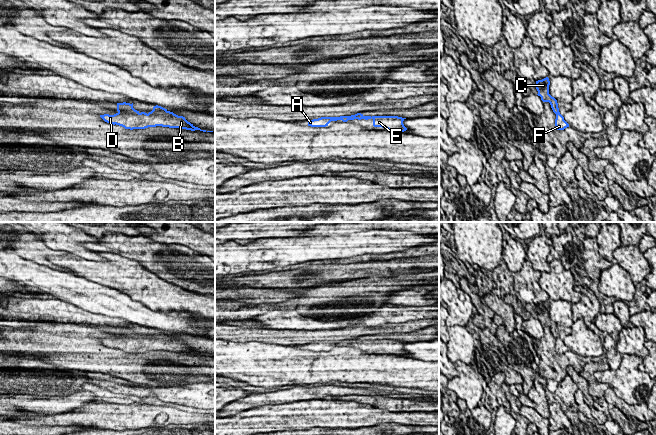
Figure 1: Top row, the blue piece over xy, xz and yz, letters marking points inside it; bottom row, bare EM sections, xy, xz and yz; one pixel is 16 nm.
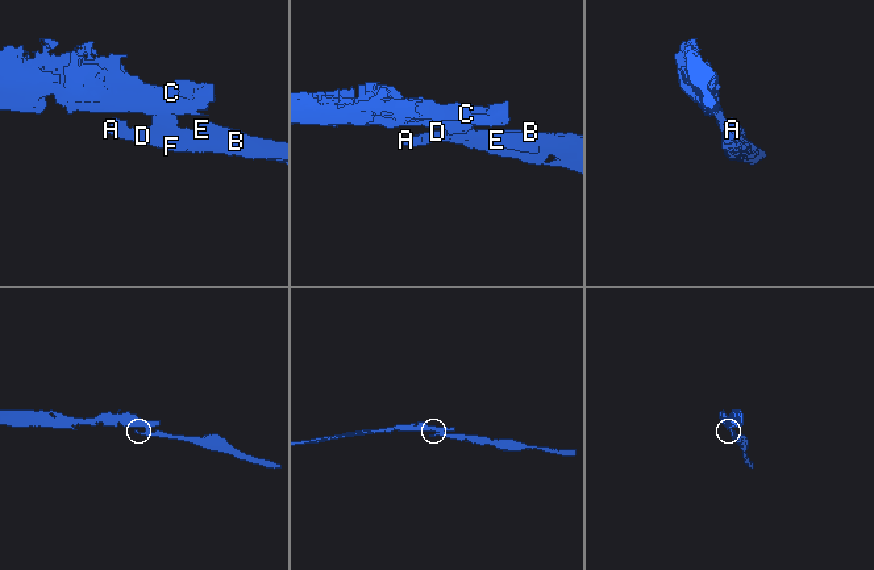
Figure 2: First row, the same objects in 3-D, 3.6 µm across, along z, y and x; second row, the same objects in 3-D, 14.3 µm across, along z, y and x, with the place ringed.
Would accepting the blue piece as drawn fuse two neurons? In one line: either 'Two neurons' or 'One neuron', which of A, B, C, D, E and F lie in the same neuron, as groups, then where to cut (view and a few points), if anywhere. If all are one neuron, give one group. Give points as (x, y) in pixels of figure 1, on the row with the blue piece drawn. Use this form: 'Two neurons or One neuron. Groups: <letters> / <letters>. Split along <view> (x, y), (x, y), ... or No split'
Two neurons. Groups: A B D E F / C. Split along xy (118, 110), (138, 113)

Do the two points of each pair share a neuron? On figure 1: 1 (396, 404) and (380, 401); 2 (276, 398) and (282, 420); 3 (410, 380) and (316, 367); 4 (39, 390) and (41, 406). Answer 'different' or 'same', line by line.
1: same
2: different
3: same
4: different

